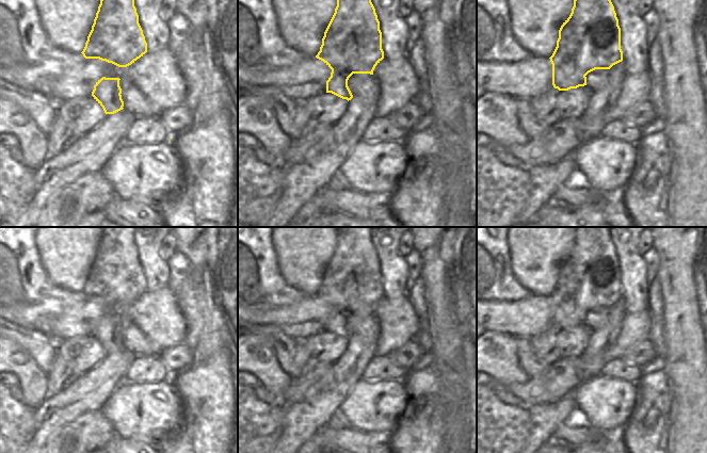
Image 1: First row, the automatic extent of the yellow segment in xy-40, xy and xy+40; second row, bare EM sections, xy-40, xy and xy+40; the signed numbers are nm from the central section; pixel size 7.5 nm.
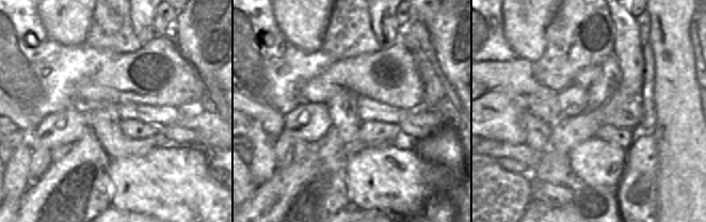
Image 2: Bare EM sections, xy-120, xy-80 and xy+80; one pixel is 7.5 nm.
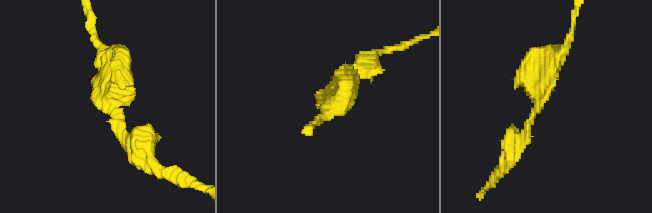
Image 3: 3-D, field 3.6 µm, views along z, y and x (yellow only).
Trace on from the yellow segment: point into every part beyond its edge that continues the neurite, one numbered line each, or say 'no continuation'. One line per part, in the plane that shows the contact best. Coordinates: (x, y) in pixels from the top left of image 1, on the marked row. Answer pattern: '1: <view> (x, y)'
no continuation

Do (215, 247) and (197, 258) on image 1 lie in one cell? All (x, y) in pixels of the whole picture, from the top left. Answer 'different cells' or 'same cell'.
different cells

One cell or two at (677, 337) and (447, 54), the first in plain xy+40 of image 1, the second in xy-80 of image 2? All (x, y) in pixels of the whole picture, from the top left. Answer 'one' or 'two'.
two

